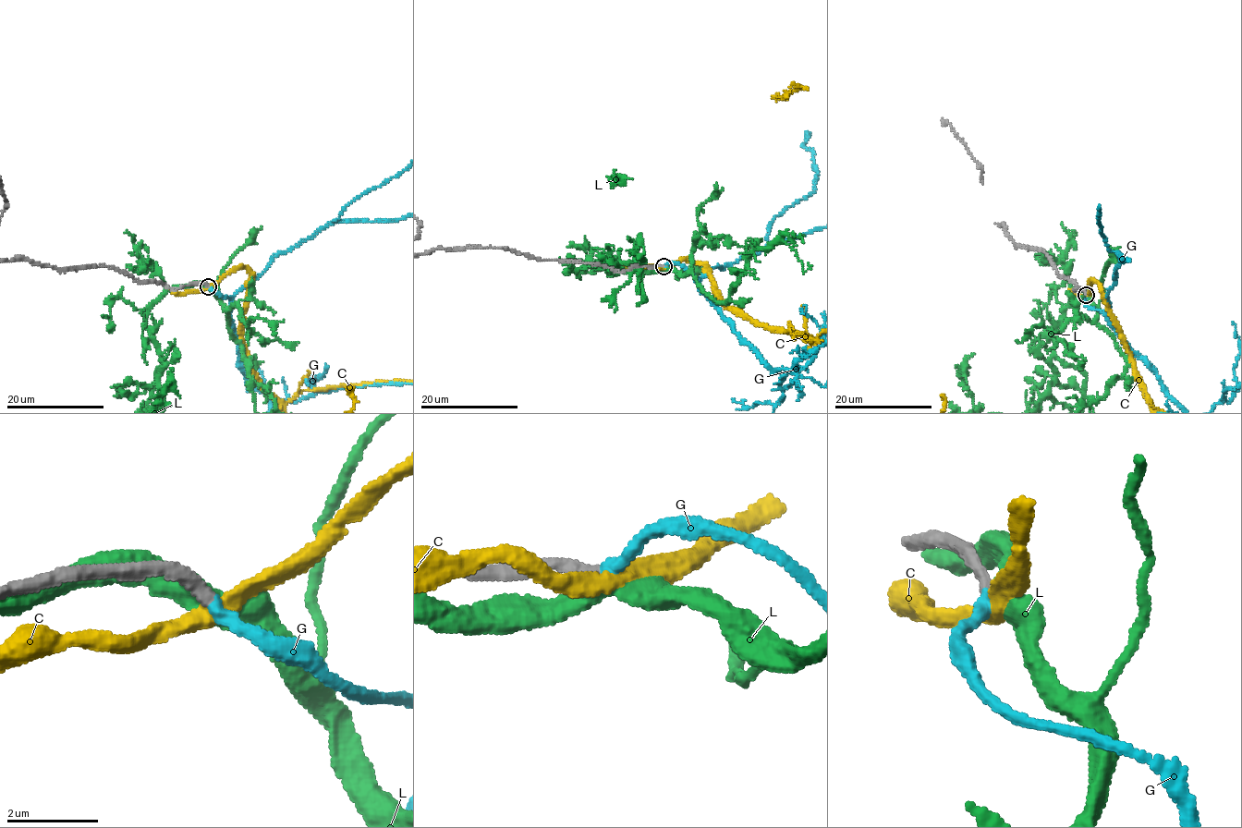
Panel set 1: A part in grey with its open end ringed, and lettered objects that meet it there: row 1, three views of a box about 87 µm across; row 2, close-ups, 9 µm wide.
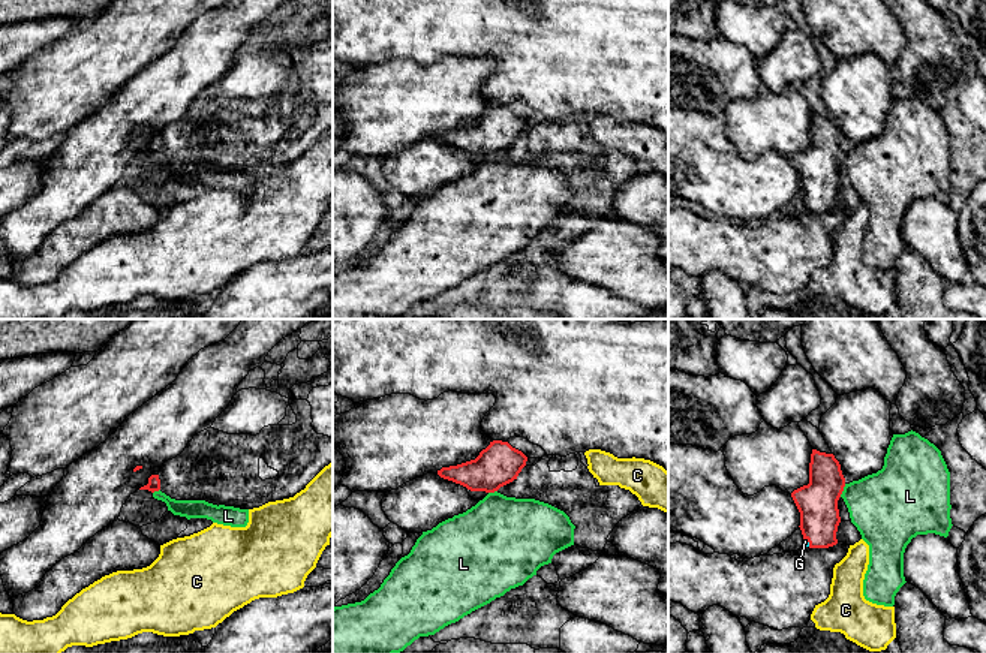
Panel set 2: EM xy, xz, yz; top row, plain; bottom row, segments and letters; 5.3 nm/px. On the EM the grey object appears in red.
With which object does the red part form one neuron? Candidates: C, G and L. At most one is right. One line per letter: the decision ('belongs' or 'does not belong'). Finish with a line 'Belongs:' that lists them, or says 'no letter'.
C: does not belong
G: belongs
L: does not belong
Belongs: G

